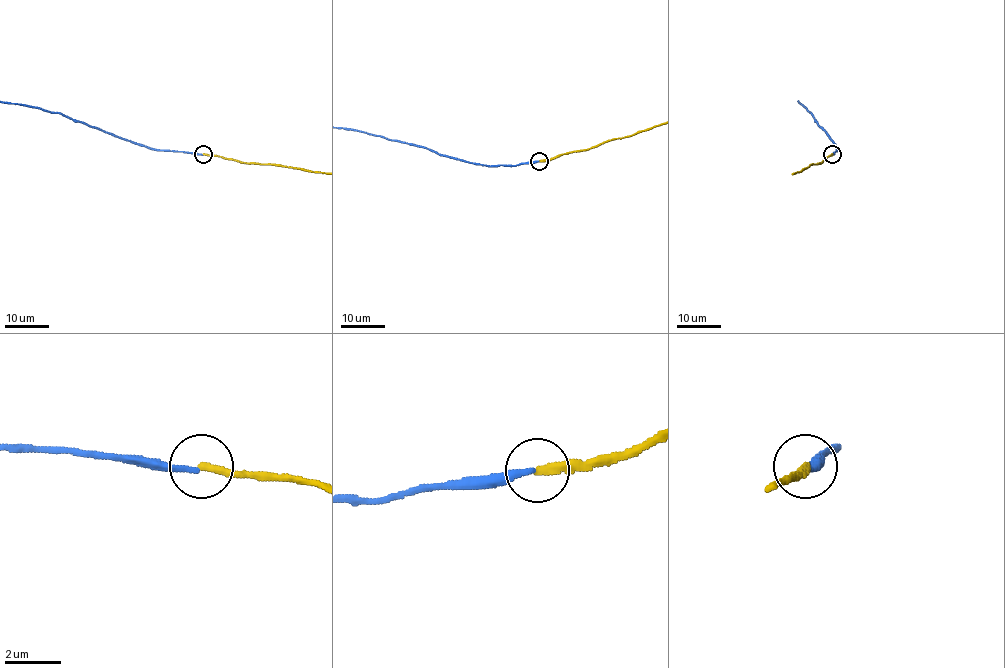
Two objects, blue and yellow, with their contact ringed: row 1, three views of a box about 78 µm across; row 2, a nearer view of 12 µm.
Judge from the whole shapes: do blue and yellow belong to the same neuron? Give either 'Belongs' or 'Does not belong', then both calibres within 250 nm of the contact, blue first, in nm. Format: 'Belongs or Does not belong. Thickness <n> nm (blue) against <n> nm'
Does not belong. Thickness 200 nm (blue) against 300 nm

